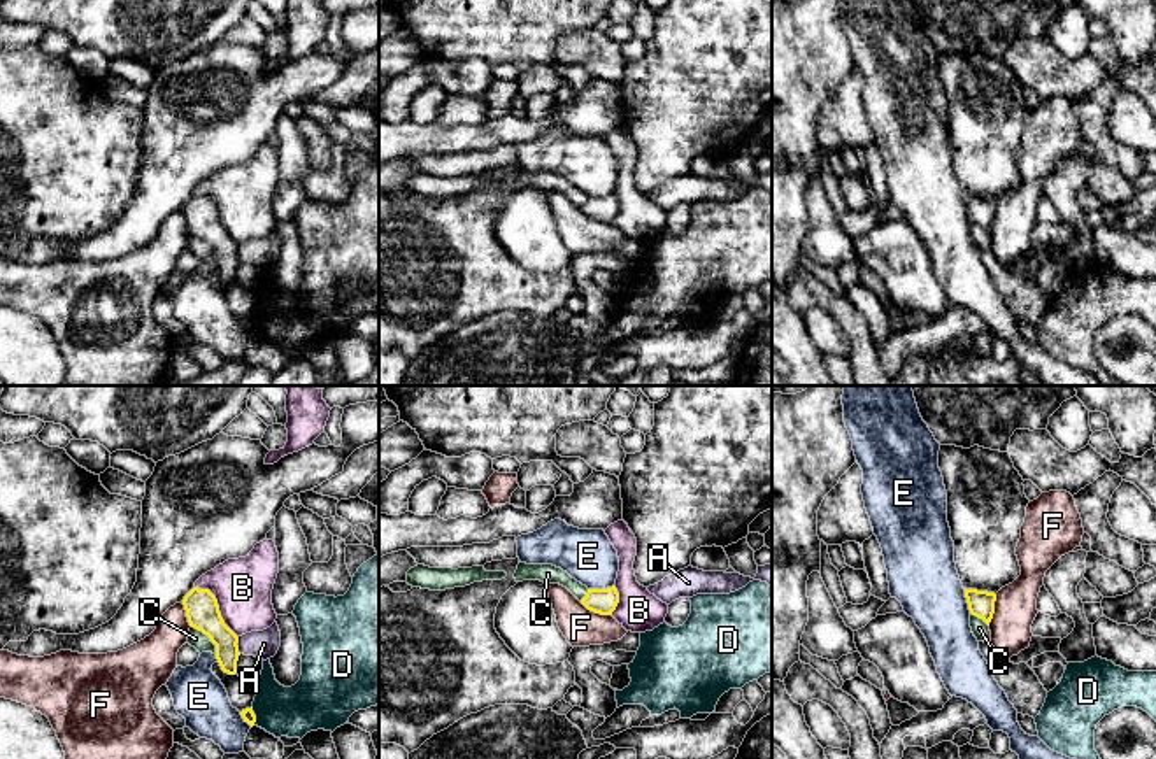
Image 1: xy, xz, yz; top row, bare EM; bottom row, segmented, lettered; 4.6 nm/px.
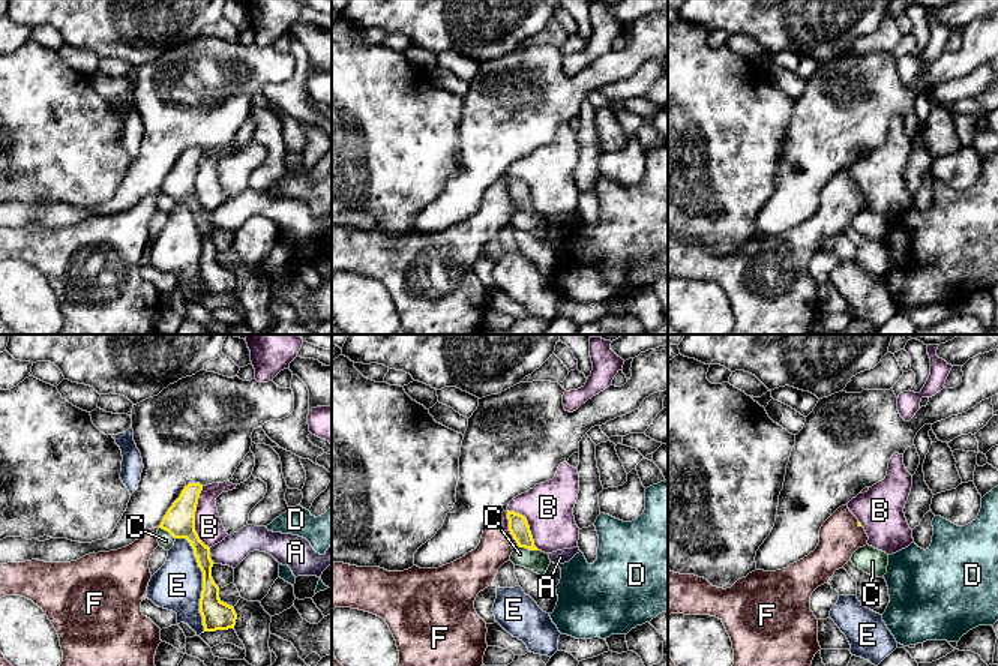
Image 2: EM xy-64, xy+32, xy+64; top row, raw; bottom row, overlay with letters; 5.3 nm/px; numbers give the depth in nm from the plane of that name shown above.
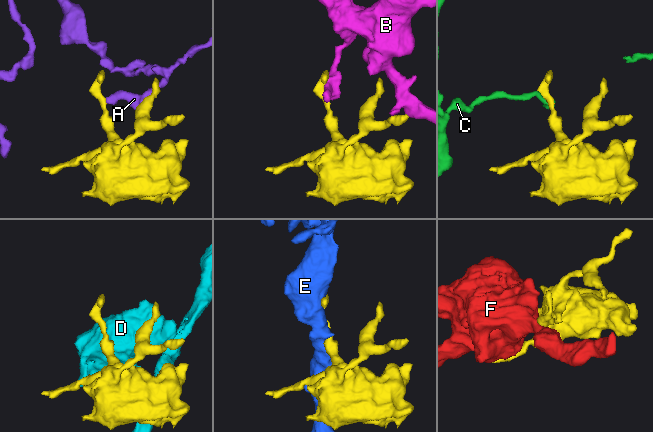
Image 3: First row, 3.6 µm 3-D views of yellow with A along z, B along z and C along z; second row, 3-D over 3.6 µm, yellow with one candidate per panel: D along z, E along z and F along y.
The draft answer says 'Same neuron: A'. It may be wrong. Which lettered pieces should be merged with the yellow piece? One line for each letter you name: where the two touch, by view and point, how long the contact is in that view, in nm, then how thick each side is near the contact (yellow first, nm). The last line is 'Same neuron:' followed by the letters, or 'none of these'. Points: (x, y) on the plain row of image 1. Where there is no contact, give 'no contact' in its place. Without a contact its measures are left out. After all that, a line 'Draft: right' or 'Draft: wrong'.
Same neuron: none of these
Draft: wrong

